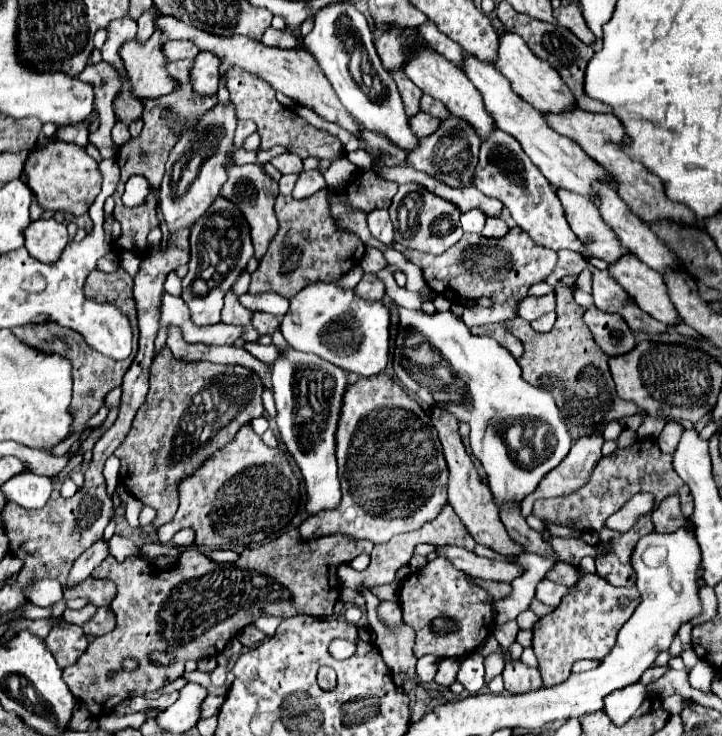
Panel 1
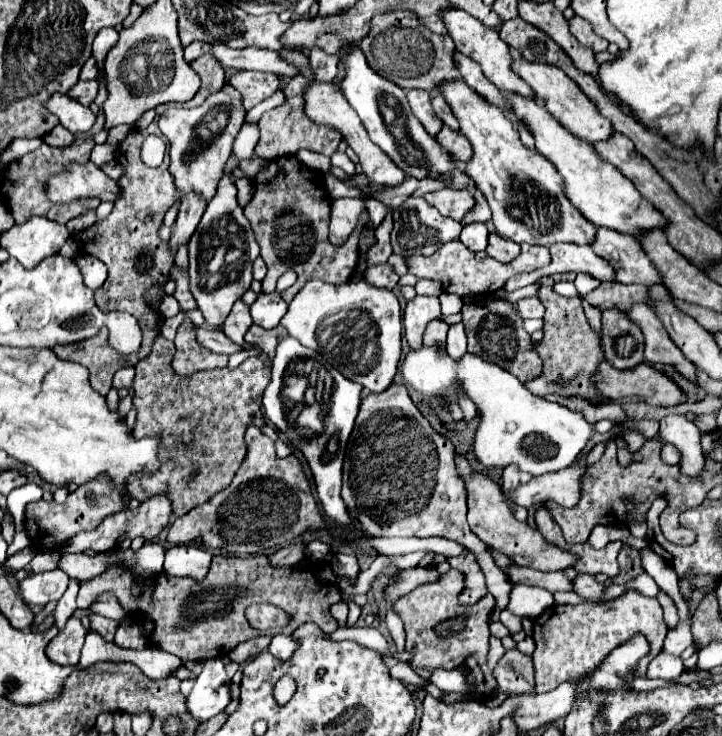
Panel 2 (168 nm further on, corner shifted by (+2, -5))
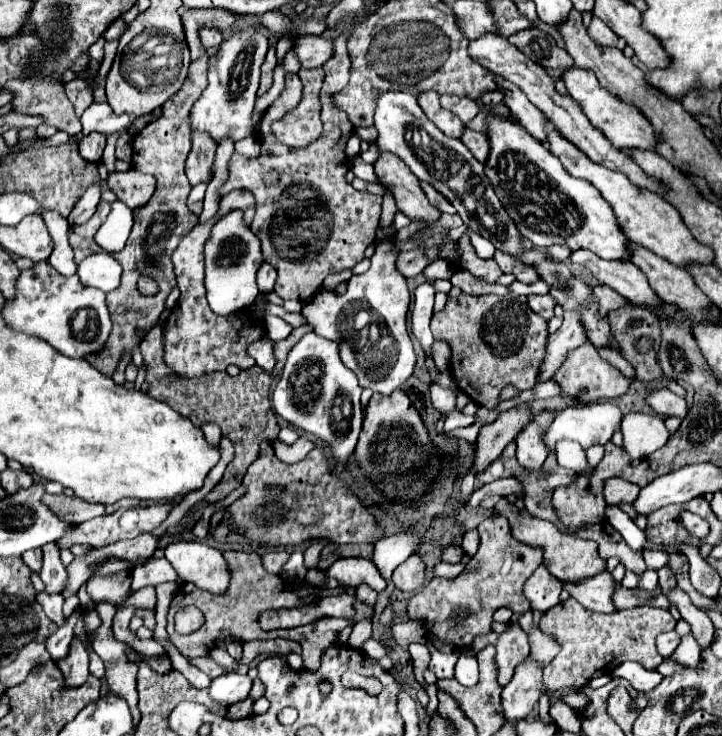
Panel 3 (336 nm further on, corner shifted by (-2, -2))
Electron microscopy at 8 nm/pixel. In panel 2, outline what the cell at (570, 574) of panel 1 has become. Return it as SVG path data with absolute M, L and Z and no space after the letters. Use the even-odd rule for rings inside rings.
M579 574L579 576L575 576L571 580L571 584L573 584L573 590L579 596L589 598L593 602L597 602L603 596L603 590L605 590L605 586L599 584L599 582L595 582L595 578L591 574Z

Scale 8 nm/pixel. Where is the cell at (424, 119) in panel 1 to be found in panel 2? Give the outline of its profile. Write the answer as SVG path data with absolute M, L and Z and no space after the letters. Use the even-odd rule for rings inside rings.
M443 126L439 130L439 134L435 136L435 140L447 150L451 152L459 162L467 162L471 158L471 144L469 140L459 134L459 132L453 132L449 126Z

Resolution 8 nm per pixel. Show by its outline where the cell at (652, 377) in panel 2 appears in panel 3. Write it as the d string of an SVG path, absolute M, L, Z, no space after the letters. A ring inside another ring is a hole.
M587 343L581 345L579 349L575 349L575 353L571 353L571 357L567 357L567 361L563 363L563 369L559 369L559 373L555 373L553 379L561 387L559 397L569 397L575 403L589 403L589 401L597 401L597 399L621 397L629 389L629 379L623 377L623 373L619 369L615 369L611 363L601 359L597 349Z

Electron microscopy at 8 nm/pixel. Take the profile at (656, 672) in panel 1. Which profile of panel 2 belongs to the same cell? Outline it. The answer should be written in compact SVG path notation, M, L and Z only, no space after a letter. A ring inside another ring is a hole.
M659 652L647 666L647 678L667 678L667 680L673 680L673 678L679 678L683 674L683 662L681 658L675 658L675 656L669 656L665 652Z

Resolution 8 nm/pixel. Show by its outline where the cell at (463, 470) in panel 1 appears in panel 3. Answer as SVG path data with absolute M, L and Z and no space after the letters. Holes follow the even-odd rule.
M501 499L495 505L495 509L511 521L515 539L519 539L523 543L529 543L529 545L543 547L543 557L547 561L547 567L551 569L551 573L559 581L563 581L563 583L579 583L579 581L595 577L595 575L599 575L599 573L603 573L607 569L607 561L599 557L595 541L585 541L585 539L581 539L581 537L577 537L573 533L563 533L553 523L537 519L537 517L533 517L529 513L523 515L515 505L509 505L505 499Z

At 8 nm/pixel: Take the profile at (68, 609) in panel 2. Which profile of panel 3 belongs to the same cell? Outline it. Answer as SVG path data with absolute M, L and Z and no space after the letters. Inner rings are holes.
M79 611L73 613L71 617L67 617L67 623L61 625L51 637L47 637L45 641L45 649L49 651L51 659L57 663L59 659L65 659L67 657L67 651L69 651L69 645L71 645L71 639L73 639L73 625L77 623L77 617L79 617Z

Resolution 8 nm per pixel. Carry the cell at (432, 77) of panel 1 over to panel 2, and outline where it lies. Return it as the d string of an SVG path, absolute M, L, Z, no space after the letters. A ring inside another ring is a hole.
M445 80L439 84L437 92L445 98L459 120L459 132L471 142L473 156L465 164L465 172L489 200L497 234L517 244L591 244L595 226L563 196L563 190L559 188L559 174L549 160L543 160L543 156L535 150L527 150L521 144L513 120L501 108L487 102L463 80Z

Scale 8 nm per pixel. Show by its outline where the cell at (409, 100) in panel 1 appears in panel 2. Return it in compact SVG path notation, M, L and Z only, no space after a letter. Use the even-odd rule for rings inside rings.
M409 90L407 100L411 106L411 112L417 116L417 120L423 124L423 128L431 136L435 136L435 132L439 132L443 122L435 116L435 112L431 108L431 94L427 90Z

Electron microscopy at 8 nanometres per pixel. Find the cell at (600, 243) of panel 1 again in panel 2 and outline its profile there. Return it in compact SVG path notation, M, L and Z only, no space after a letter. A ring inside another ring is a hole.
M597 226L591 250L613 266L615 278L623 284L661 284L655 266L647 260L643 248L639 248L637 240L629 234Z

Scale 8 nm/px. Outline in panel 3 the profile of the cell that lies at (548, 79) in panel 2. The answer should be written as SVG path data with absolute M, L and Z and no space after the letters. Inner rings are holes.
M571 67L563 73L563 81L567 85L569 95L583 107L583 113L587 115L587 119L597 129L601 129L615 147L619 147L619 149L641 149L641 151L645 151L645 149L653 151L655 149L657 135L655 135L651 121L639 111L637 105L631 105L631 103L619 99L617 95L613 95L609 89L601 87L593 71Z

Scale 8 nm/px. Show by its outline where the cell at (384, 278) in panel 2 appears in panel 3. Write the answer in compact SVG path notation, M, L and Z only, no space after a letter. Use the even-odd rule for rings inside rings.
M413 249L413 251L403 251L397 261L399 273L405 277L415 277L425 271L425 267L431 263L431 259L425 255L425 249Z

